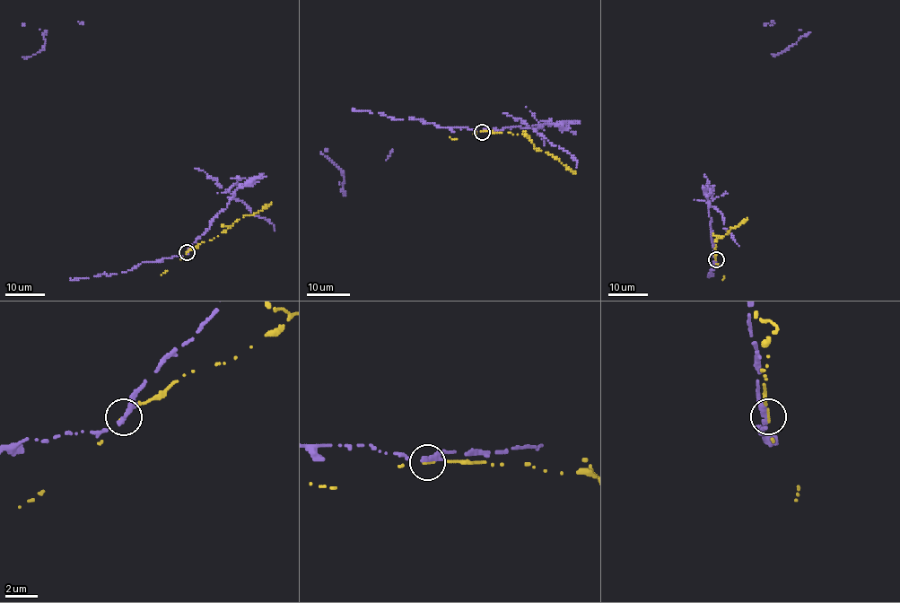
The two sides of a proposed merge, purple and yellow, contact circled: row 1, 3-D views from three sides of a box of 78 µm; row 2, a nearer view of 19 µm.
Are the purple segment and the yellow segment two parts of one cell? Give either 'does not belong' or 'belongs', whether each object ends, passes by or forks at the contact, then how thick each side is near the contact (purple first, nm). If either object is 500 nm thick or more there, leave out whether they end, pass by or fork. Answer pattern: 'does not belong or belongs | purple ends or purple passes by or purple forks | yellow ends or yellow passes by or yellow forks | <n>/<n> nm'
does not belong | purple passes by | yellow ends | 280/200 nm

